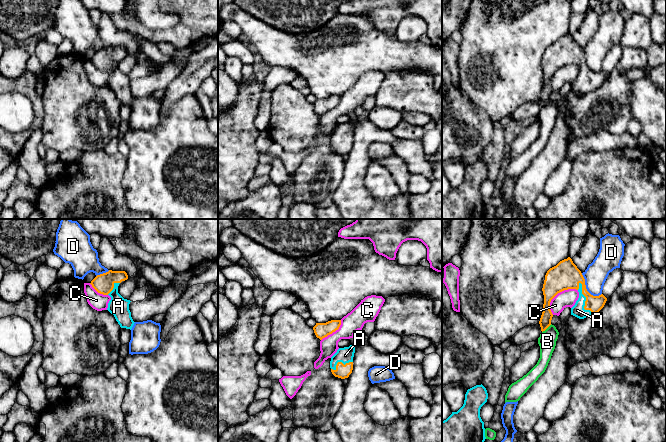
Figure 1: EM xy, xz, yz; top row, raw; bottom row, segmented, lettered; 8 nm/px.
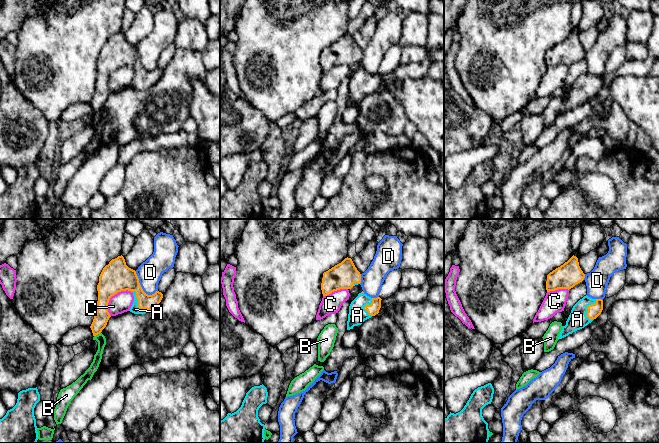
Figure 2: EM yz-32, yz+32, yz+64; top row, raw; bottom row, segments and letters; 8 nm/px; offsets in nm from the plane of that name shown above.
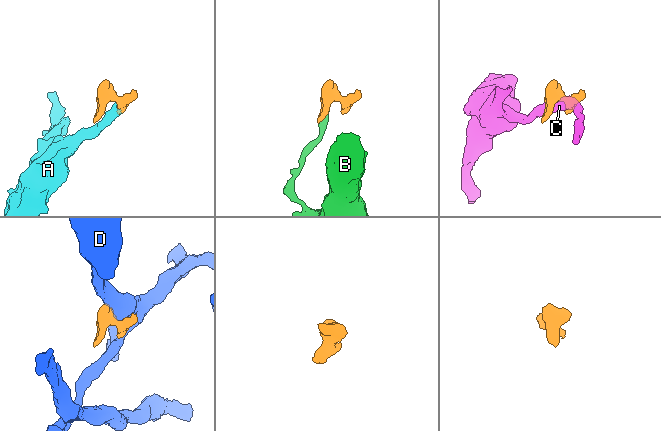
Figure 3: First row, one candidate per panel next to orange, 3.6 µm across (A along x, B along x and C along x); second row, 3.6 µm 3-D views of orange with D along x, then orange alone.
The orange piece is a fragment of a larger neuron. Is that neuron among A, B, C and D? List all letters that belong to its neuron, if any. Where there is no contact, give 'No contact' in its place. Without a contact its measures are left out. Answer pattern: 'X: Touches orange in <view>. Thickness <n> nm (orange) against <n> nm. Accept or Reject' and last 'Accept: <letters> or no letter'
A: Touches orange in yz. Thickness 220 nm (orange) against 100 nm. Accept
B: Touches orange in yz. Thickness 100 nm (orange) against 140 nm. Reject
C: Touches orange in yz. Thickness 220 nm (orange) against 140 nm. Reject
D: Touches orange in yz. Thickness 220 nm (orange) against 180 nm. Reject
Accept: A

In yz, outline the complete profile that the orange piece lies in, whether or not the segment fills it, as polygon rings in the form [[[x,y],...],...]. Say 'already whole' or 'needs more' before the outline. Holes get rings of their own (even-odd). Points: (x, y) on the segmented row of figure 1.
needs more | [[[568,257],[550,268],[545,275],[542,288],[544,295],[543,312],[539,321],[542,332],[551,325],[553,317],[550,310],[551,300],[558,293],[568,289],[576,289],[579,292],[579,298],[571,308],[571,315],[579,319],[598,313],[607,301],[603,294],[593,296],[587,291],[581,271],[573,263],[572,259]]]

